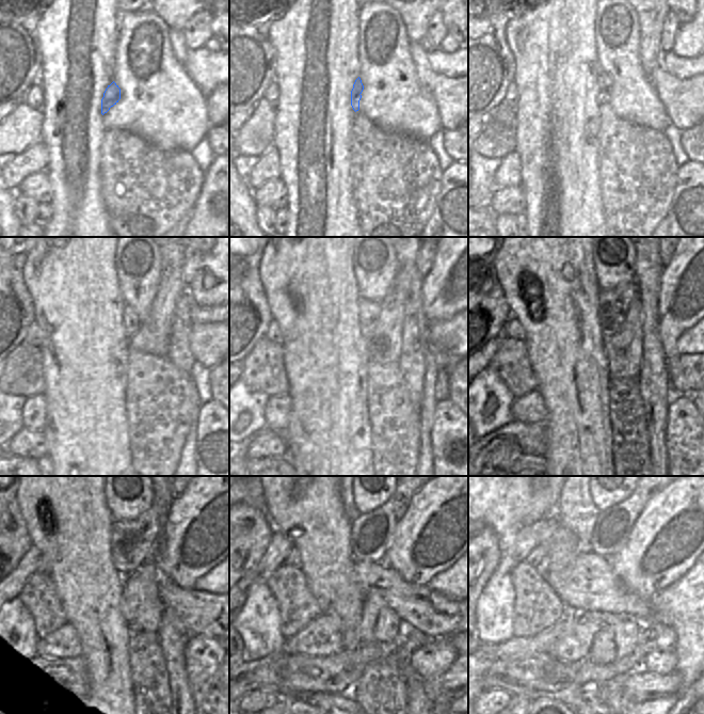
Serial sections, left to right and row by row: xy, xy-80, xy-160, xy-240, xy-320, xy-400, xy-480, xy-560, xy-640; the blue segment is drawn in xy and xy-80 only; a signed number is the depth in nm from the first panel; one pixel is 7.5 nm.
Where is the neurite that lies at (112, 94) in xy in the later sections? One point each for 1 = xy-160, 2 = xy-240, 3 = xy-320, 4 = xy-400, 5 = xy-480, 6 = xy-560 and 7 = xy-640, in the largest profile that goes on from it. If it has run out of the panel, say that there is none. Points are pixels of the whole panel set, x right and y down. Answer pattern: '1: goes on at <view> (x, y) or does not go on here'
1: goes on at xy-160 (606, 86)
2: goes on at xy-240 (131, 323)
3: goes on at xy-320 (369, 311)
4: goes on at xy-400 (613, 303)
5: goes on at xy-480 (132, 543)
6: goes on at xy-560 (371, 534)
7: goes on at xy-640 (611, 529)

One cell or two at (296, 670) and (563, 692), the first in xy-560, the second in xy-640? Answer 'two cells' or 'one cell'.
two cells

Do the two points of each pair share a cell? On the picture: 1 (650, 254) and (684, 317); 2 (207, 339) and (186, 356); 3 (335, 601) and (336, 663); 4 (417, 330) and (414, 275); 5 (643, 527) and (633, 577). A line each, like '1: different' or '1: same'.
1: different
2: different
3: different
4: same
5: same

